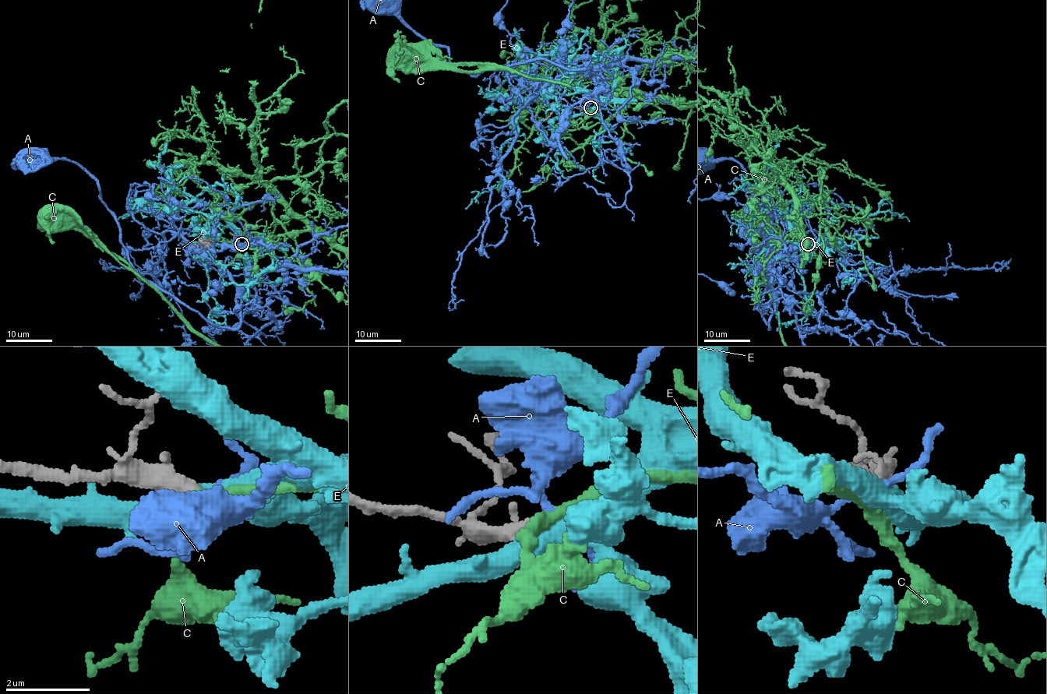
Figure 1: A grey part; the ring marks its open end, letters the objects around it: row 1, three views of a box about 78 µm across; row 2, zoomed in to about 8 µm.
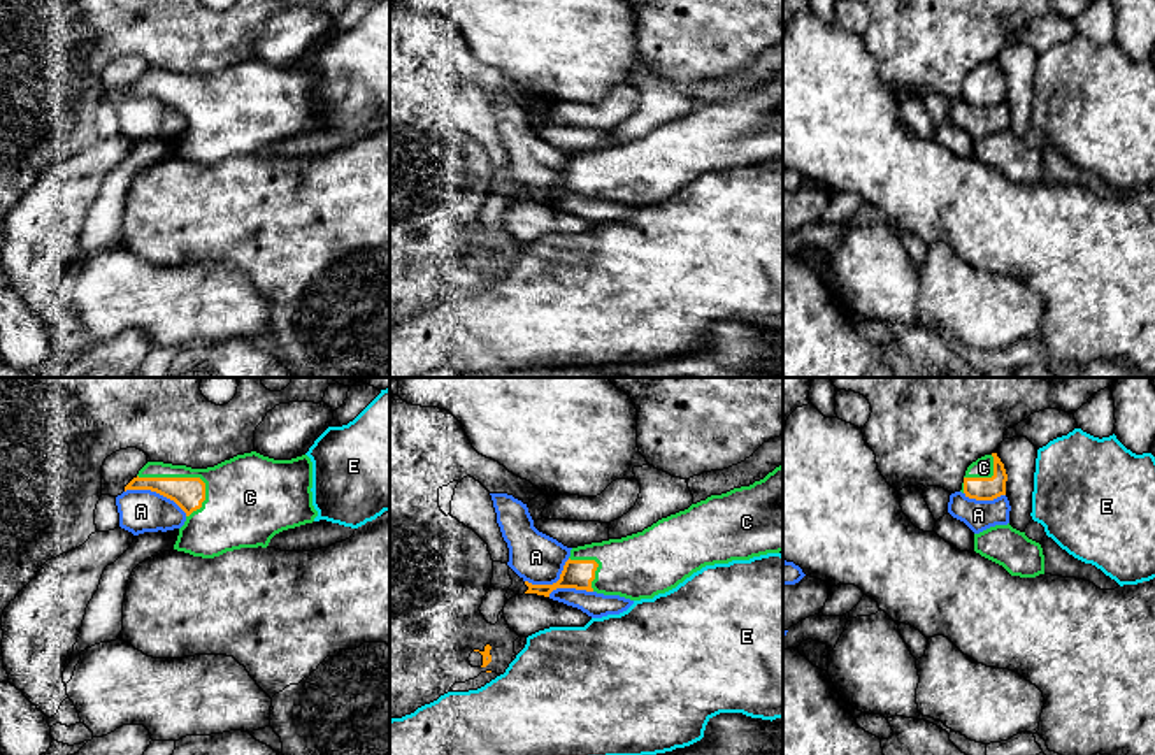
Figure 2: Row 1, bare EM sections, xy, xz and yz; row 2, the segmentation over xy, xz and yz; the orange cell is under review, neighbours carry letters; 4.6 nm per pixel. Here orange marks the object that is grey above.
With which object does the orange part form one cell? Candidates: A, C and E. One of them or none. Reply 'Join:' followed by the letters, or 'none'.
Join: C

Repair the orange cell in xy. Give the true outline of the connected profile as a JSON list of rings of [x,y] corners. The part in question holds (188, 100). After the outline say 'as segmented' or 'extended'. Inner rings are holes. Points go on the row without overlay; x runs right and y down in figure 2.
[[[251,58],[207,76],[147,68],[125,98],[151,97],[174,107],[186,119],[174,156],[214,165],[240,155],[267,155],[276,140],[312,130],[318,118],[311,95],[312,68],[307,61],[274,67]]] | extended

